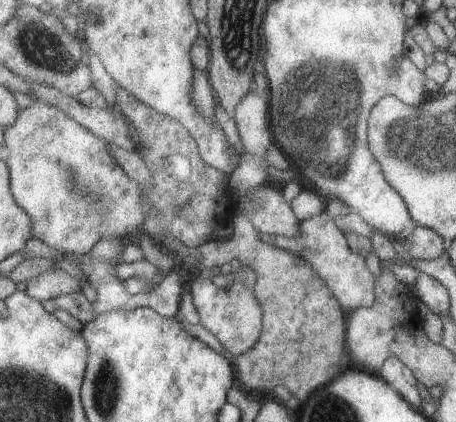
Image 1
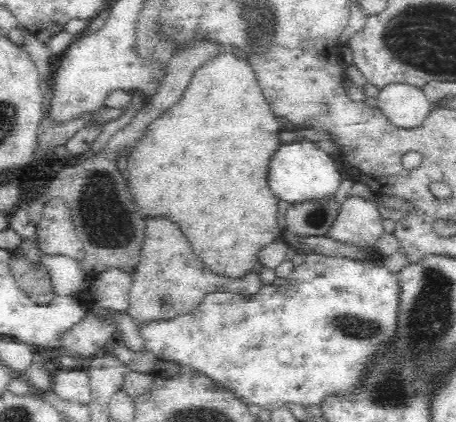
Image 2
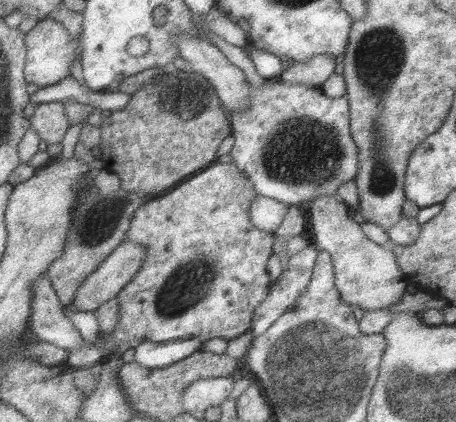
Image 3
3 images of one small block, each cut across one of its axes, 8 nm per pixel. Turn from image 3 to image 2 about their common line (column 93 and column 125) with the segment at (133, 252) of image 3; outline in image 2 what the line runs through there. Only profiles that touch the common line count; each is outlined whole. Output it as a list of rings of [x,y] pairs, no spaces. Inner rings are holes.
[[[108,270],[90,280],[88,292],[94,302],[108,312],[126,312],[130,308],[130,290],[132,290],[132,274],[124,274],[120,270]]]

